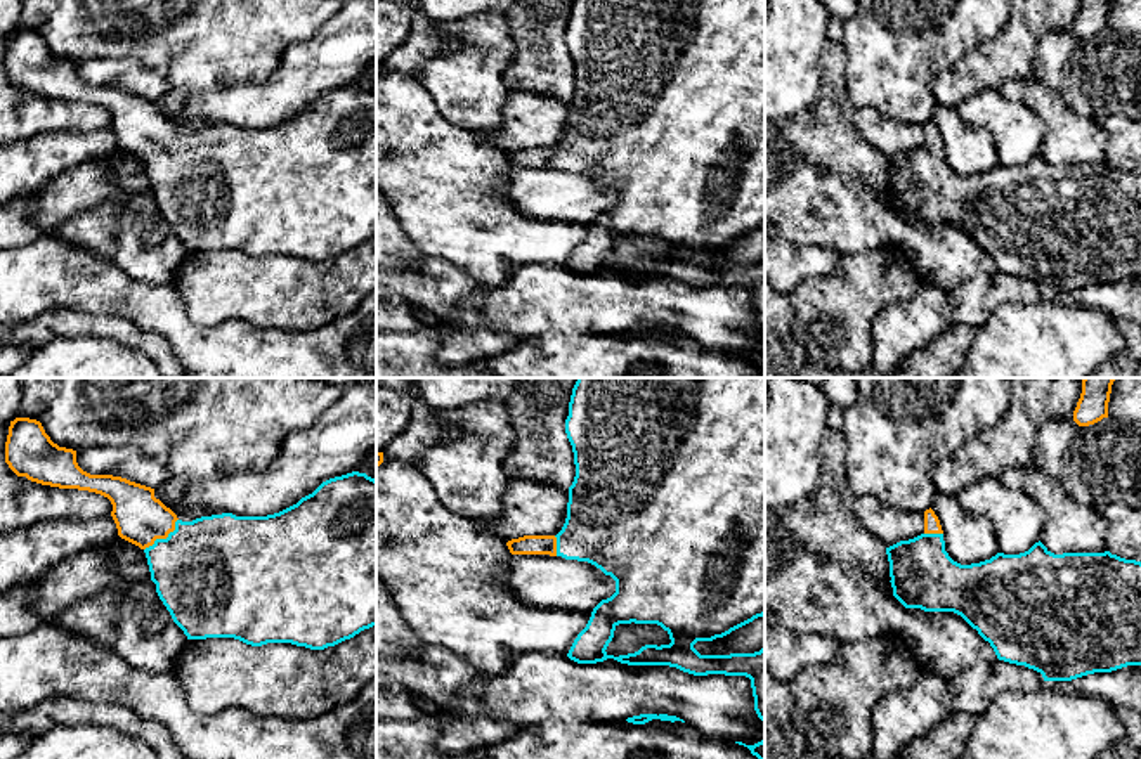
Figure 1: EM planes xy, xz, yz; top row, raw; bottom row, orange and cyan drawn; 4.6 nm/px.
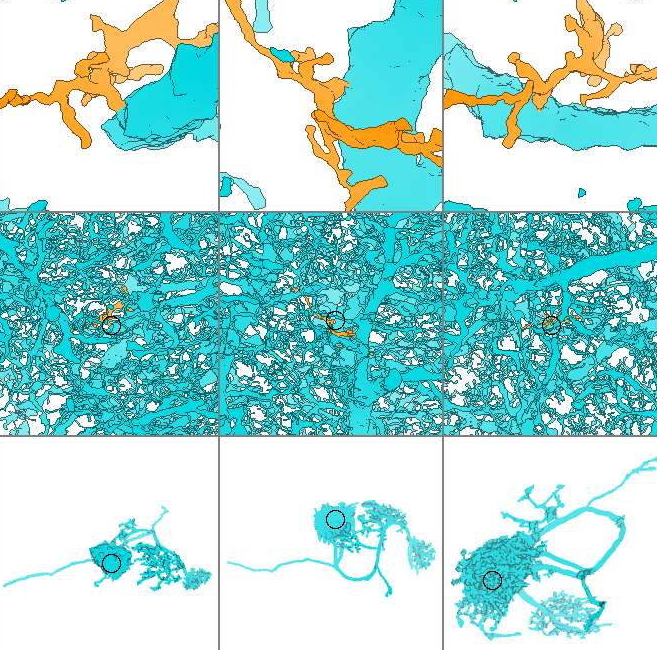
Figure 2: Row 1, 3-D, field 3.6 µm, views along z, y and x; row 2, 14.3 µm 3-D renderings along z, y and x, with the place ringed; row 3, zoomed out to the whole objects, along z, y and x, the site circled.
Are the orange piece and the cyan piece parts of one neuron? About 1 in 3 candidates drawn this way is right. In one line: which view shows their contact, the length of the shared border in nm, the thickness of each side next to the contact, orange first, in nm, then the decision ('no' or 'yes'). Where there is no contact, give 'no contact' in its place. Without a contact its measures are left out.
contact in xy; length 220 nm; calibres 240 and 480 nm; yes

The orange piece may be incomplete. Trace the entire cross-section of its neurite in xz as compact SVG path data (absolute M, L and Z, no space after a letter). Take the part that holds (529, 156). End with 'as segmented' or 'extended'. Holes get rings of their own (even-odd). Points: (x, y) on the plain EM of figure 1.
M572 0L570 14L569 14L569 28L565 31L565 45L572 57L574 64L574 76L576 76L576 88L572 97L569 99L569 114L567 114L567 130L562 139L562 142L557 147L524 147L518 151L512 151L506 154L512 166L550 166L550 168L562 168L565 172L577 172L577 173L588 173L600 180L605 187L610 187L616 192L616 204L602 211L591 224L591 229L586 236L586 239L577 246L574 251L567 269L577 276L597 276L603 274L607 270L614 270L621 276L628 277L669 277L676 279L683 284L694 286L694 288L707 288L707 286L725 286L725 288L746 288L751 291L753 308L754 308L754 322L758 329L765 334L765 260L754 265L730 265L730 267L701 267L694 256L697 253L713 253L716 250L723 250L730 246L732 243L753 234L758 229L765 227L765 0ZM619 236L657 236L661 237L668 246L671 255L669 256L645 256L635 265L628 267L609 267L605 262L609 255L614 250L614 243Z | extended

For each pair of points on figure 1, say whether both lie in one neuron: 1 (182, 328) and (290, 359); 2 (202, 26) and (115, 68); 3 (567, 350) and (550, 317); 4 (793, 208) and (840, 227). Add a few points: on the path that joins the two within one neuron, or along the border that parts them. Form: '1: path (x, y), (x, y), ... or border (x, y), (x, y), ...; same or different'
1: path (208, 354), (215, 359), (264, 359); same
2: border (91, 59), (137, 59), (167, 82); different
3: border (599, 331), (543, 333), (524, 340); different
4: path (805, 215), (817, 222), (828, 222); same

